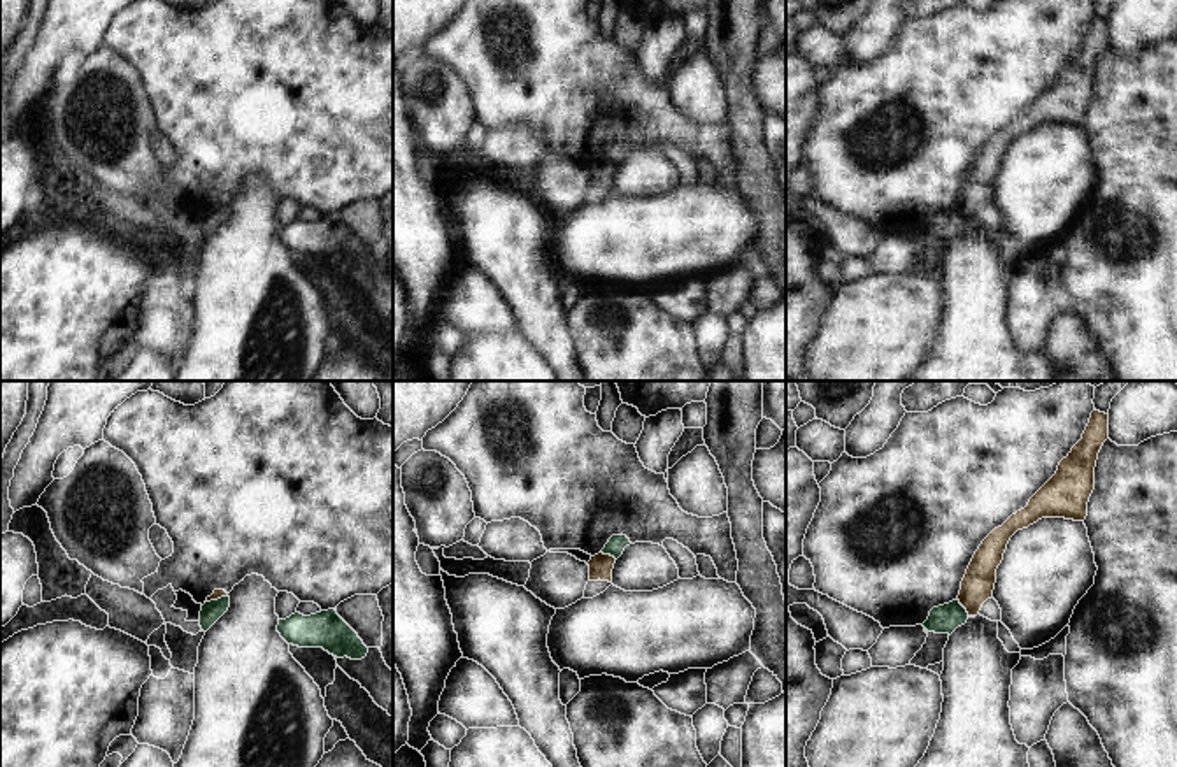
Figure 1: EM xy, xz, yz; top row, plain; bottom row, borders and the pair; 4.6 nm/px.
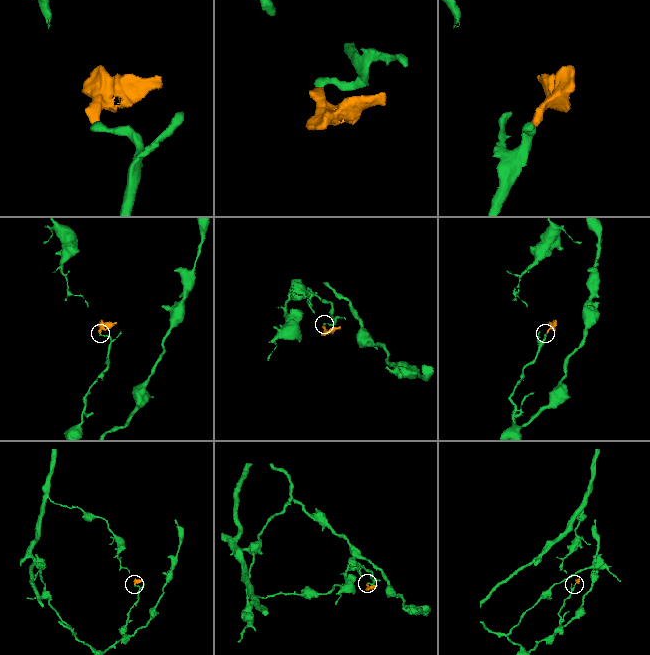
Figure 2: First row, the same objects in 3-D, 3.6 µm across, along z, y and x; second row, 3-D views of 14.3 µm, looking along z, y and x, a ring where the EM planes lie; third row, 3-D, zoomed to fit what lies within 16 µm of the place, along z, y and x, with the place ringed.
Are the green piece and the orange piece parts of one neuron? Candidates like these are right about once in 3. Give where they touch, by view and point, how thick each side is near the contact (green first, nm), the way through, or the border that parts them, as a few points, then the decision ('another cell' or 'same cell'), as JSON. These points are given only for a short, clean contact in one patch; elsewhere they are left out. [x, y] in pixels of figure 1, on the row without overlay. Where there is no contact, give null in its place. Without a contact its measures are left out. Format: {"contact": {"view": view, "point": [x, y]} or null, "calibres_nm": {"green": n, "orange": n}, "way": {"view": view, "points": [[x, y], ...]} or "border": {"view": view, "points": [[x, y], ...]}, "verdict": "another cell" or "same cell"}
{"contact": {"view": "yz", "point": [963, 215]}, "calibres_nm": {"green": 130, "orange": 150}, "border": {"view": "yz", "points": [[956, 206], [969, 222]]}, "verdict": "another cell"}

